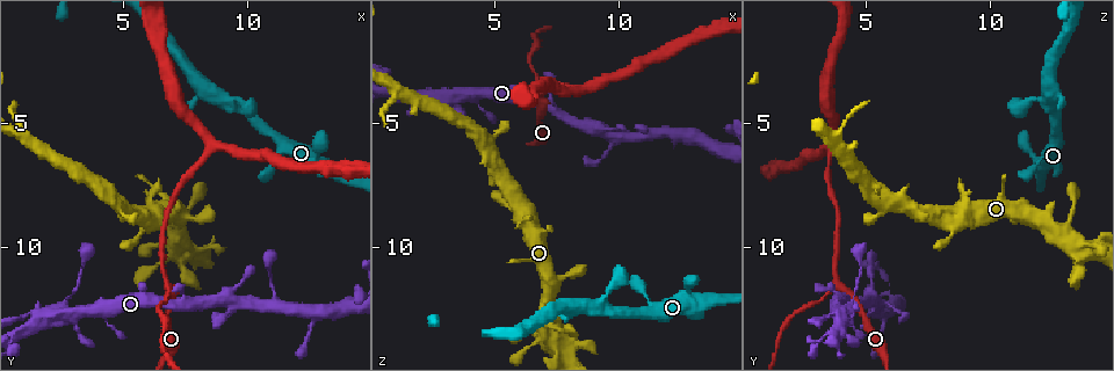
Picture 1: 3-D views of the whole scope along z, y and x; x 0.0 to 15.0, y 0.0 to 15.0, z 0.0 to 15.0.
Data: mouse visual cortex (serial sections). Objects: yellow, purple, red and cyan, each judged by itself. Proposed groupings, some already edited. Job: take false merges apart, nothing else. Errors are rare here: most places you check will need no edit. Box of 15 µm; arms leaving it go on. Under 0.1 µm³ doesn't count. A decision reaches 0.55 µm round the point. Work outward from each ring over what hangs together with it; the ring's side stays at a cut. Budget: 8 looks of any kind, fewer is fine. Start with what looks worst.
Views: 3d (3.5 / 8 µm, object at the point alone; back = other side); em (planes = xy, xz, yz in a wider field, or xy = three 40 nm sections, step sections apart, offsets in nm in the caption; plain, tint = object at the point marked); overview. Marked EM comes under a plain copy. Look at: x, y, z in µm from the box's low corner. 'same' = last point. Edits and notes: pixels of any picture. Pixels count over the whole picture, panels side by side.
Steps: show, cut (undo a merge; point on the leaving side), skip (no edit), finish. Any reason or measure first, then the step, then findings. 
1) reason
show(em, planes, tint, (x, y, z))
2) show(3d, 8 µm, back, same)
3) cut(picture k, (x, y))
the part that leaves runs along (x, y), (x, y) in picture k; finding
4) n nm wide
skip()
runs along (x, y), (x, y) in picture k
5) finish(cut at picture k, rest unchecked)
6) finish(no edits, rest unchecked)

three-way junction
show(3d, 3.5 µm, (1.8, 12.8, 4.1))

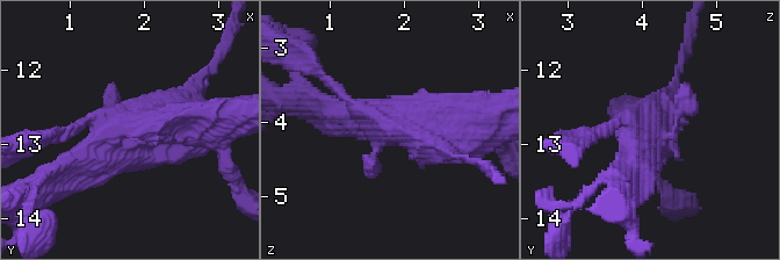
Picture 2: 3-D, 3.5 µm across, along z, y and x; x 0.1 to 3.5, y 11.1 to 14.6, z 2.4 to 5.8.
need the tissue
show(em, planes, tint, (1.80, 12.85, 4.05))

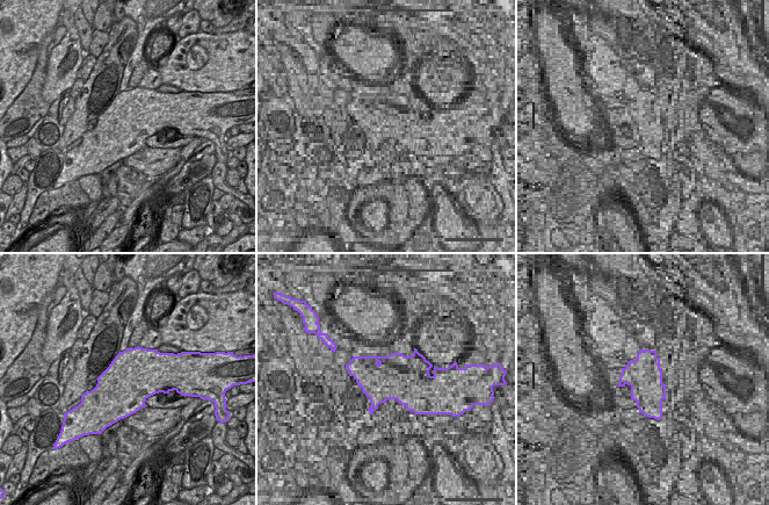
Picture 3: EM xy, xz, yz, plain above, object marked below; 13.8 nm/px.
skip()
runs along (204, 122), (154, 122), (65, 168) in picture 2; all the same cell

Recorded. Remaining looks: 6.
branch point
show(em, xy, step 5, tint, (6.7, 11.4, 3.9))

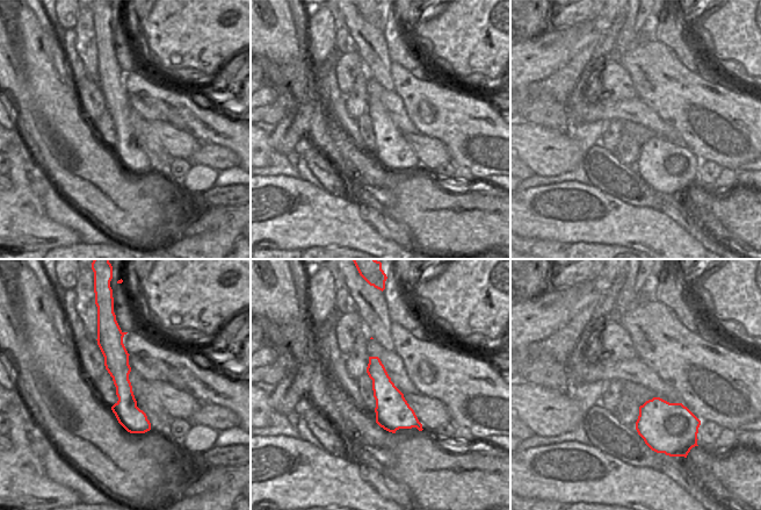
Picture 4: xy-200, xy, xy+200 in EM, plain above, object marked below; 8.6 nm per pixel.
wider look
show(3d, 3.5 µm, same)

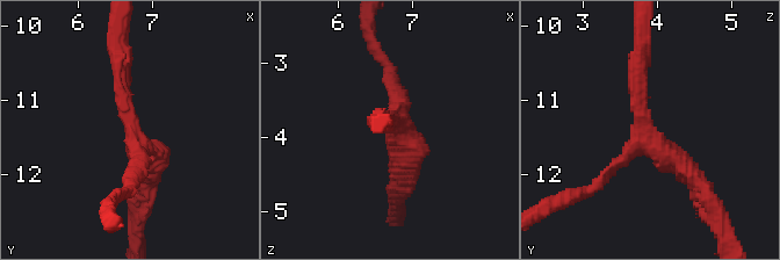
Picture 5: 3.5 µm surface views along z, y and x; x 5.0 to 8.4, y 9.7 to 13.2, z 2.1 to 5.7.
arms of 150, 200, 300 nm
skip()
runs along (700, 187), (643, 134), (641, 62) in picture 5; all the same cell

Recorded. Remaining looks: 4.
calibre changes
show(3d, 3.5 µm, (9.8, 4.2, 11.5))

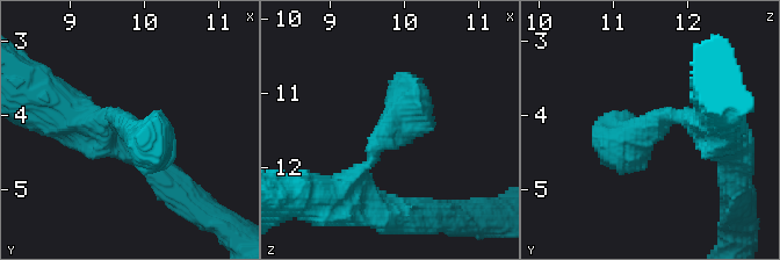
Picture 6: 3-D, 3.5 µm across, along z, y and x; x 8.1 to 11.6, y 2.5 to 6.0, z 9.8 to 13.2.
now the EM
show(em, planes, tint, (9.75, 4.15, 11.55))

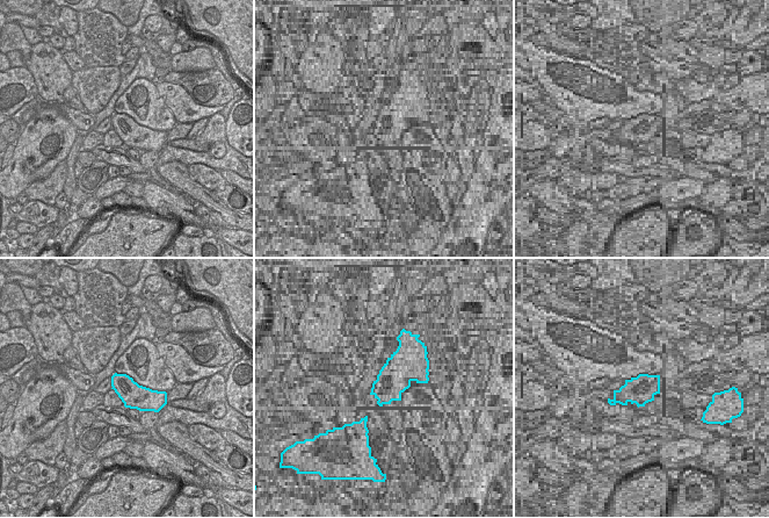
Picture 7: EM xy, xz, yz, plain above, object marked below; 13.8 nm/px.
skip()
one cell here

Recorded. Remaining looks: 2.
sudden change in width
show(3d, 3.5 µm, (6.3, 10.8, 13.4))

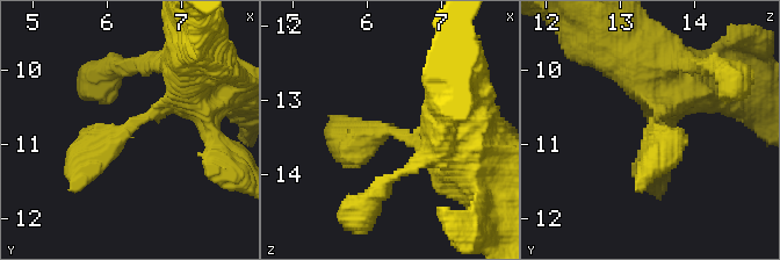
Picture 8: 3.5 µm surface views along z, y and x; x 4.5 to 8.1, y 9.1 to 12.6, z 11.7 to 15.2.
need the tissue
show(em, xy, step 1, tint, (6.30, 10.70, 13.40))

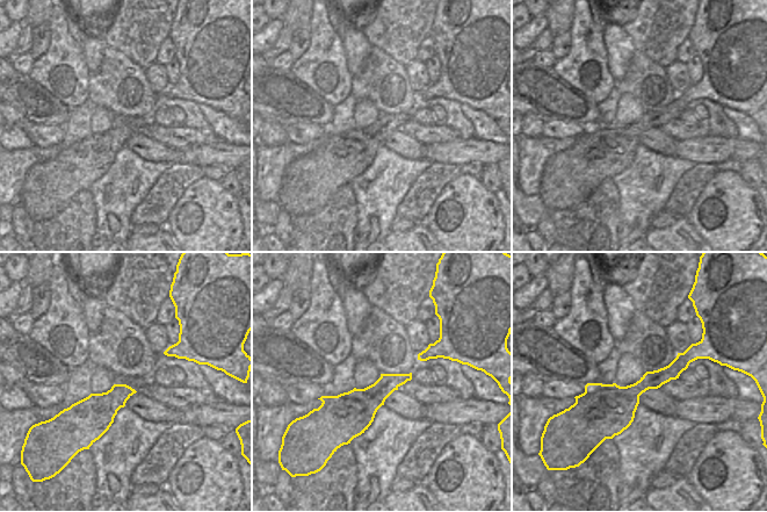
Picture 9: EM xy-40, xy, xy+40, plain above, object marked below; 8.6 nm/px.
skip()
runs along (202, 74), (80, 171) in picture 8; one cell here

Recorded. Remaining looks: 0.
finish(no edits, rest unchecked)

